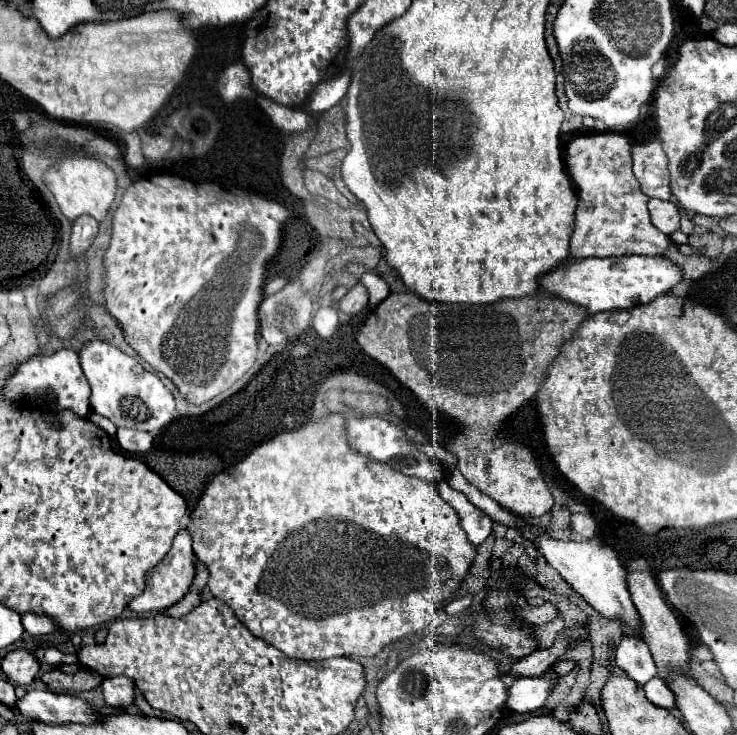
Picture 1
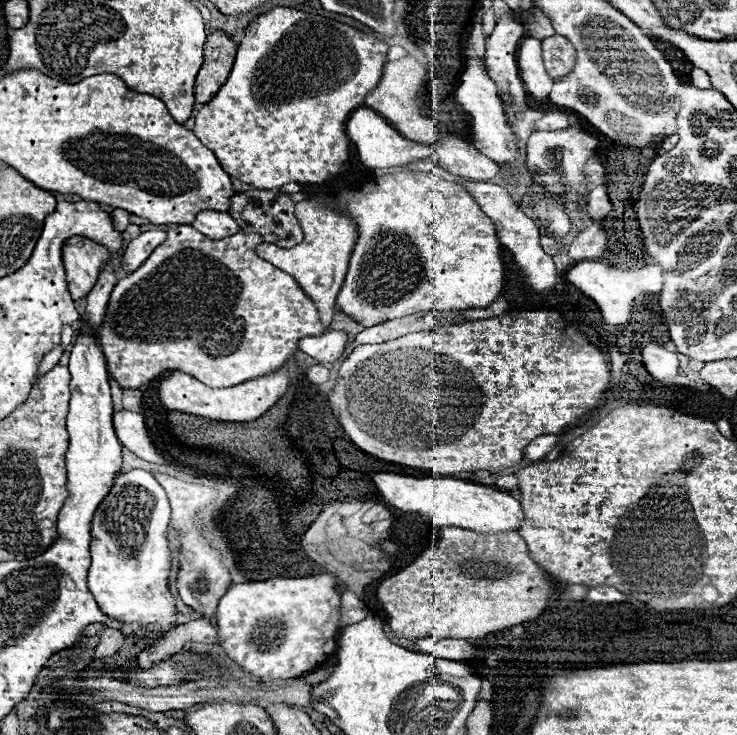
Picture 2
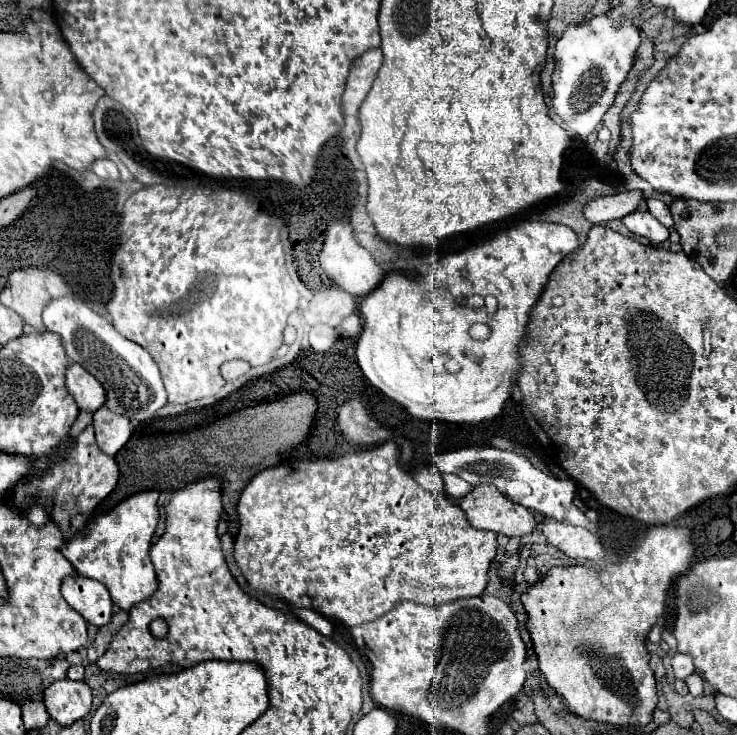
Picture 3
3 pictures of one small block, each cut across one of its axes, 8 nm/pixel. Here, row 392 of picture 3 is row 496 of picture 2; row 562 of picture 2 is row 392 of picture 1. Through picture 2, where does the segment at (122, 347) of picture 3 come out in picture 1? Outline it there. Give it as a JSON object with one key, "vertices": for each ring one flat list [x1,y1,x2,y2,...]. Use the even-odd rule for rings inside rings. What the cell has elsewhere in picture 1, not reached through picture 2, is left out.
{"vertices":[[92,340,80,350,80,362,92,388,90,406,96,414,106,416,120,428,146,430,154,436,160,434,160,430,174,420,172,392,154,372,148,372,136,358,120,352,108,342]]}

